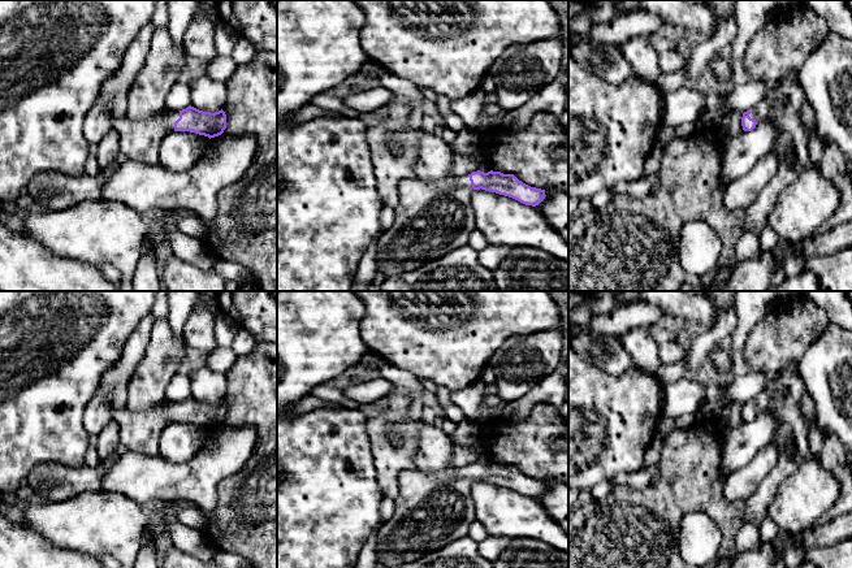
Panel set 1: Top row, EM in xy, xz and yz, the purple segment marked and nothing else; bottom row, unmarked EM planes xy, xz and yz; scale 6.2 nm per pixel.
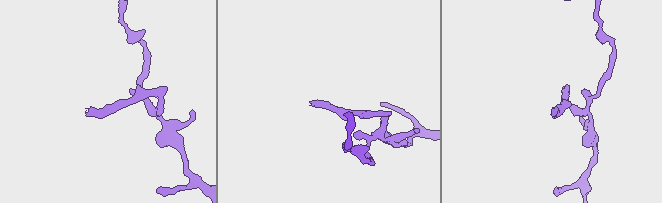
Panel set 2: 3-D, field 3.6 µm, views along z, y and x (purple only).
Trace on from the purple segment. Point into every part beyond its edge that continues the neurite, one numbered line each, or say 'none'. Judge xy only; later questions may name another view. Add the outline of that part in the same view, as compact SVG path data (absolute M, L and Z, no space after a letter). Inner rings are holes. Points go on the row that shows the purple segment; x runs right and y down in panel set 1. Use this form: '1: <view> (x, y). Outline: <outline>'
1: xy (139, 141). Outline: M164 108L148 120L130 120L126 114L113 120L118 134L120 151L133 161L153 165L159 162L160 144L164 136L174 131L180 112Z

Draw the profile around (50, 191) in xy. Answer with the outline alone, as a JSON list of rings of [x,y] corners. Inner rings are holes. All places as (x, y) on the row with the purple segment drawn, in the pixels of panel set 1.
[[[112,129],[94,149],[100,172],[94,175],[68,177],[60,173],[36,174],[27,185],[33,200],[33,213],[57,212],[72,208],[85,200],[98,200],[107,181],[101,172],[117,160],[120,151],[118,134]]]

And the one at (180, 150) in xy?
[[[170,131],[160,144],[159,164],[173,173],[191,168],[206,152],[209,138],[190,131]]]

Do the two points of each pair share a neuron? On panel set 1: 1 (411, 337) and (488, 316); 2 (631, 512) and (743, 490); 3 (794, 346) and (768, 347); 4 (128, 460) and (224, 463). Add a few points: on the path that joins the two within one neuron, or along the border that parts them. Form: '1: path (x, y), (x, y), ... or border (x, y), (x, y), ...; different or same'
1: path (431, 337), (466, 337), (468, 334); same
2: border (725, 478), (723, 495), (730, 501), (744, 501); different
3: path (787, 346), (774, 346); same
4: path (151, 476), (200, 475); same

